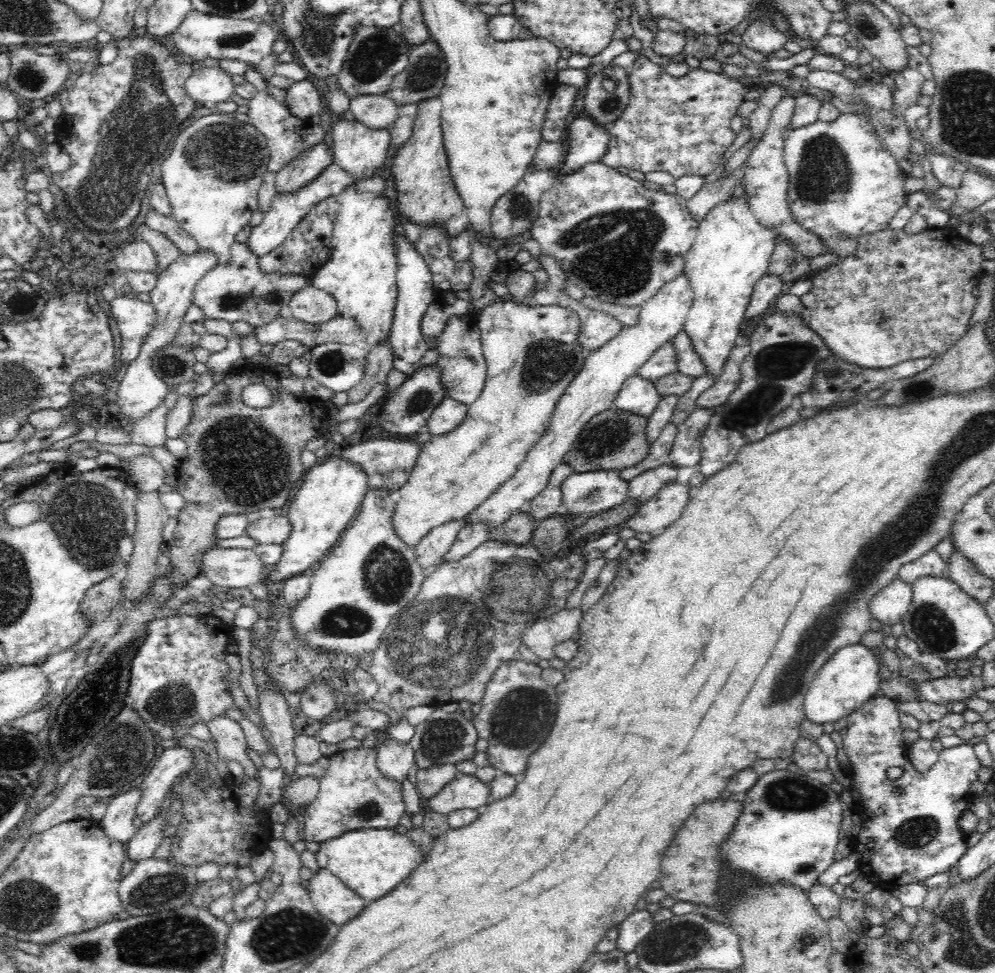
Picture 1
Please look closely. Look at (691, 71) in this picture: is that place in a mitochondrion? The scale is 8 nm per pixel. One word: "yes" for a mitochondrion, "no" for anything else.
no

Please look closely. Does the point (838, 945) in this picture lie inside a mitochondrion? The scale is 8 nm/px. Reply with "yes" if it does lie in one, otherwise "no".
no

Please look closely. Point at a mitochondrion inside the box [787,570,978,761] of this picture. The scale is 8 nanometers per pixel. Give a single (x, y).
(931, 625)

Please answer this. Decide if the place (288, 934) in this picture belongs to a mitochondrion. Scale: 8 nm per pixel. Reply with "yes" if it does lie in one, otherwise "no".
yes

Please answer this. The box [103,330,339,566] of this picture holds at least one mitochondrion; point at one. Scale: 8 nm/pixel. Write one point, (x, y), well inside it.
(249, 465)

